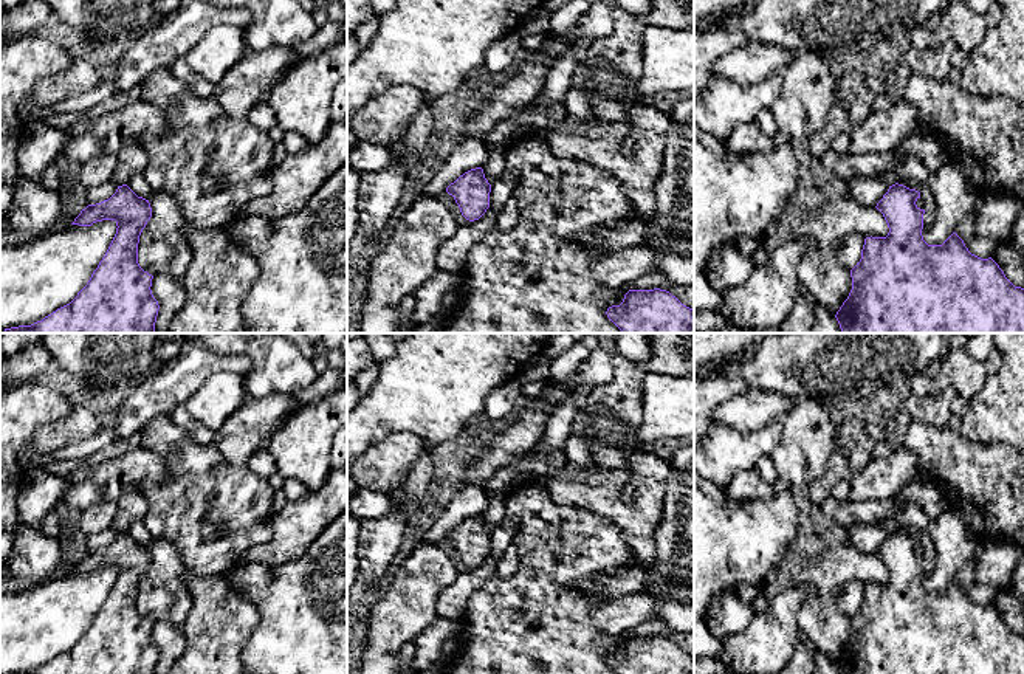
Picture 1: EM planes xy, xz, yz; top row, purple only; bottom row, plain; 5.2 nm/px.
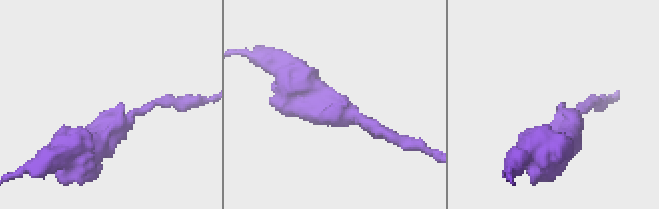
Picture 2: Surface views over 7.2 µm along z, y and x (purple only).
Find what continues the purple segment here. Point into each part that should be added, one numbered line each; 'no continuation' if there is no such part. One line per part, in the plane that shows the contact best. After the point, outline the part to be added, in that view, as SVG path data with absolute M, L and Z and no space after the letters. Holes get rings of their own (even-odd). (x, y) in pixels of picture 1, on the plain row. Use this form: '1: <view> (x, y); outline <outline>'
no continuation

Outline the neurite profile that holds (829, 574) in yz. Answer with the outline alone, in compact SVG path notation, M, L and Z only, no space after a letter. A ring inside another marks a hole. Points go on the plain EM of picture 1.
M852 545L829 548L802 569L789 572L789 584L833 597L852 581L886 584L888 579L888 570L877 555L861 553Z

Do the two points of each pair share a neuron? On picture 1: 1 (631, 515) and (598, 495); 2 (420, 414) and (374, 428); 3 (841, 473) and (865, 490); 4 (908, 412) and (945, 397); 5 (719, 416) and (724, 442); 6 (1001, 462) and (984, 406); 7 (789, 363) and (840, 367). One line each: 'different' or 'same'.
1: same
2: same
3: different
4: same
5: different
6: different
7: same

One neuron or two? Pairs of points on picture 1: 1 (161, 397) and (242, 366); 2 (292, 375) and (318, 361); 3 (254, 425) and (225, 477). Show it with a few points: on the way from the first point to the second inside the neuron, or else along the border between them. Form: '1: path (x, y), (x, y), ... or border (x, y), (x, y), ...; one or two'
1: path (182, 377), (195, 363), (222, 363); one
2: border (310, 358), (318, 372); two
3: border (213, 442), (230, 462), (247, 465); two

